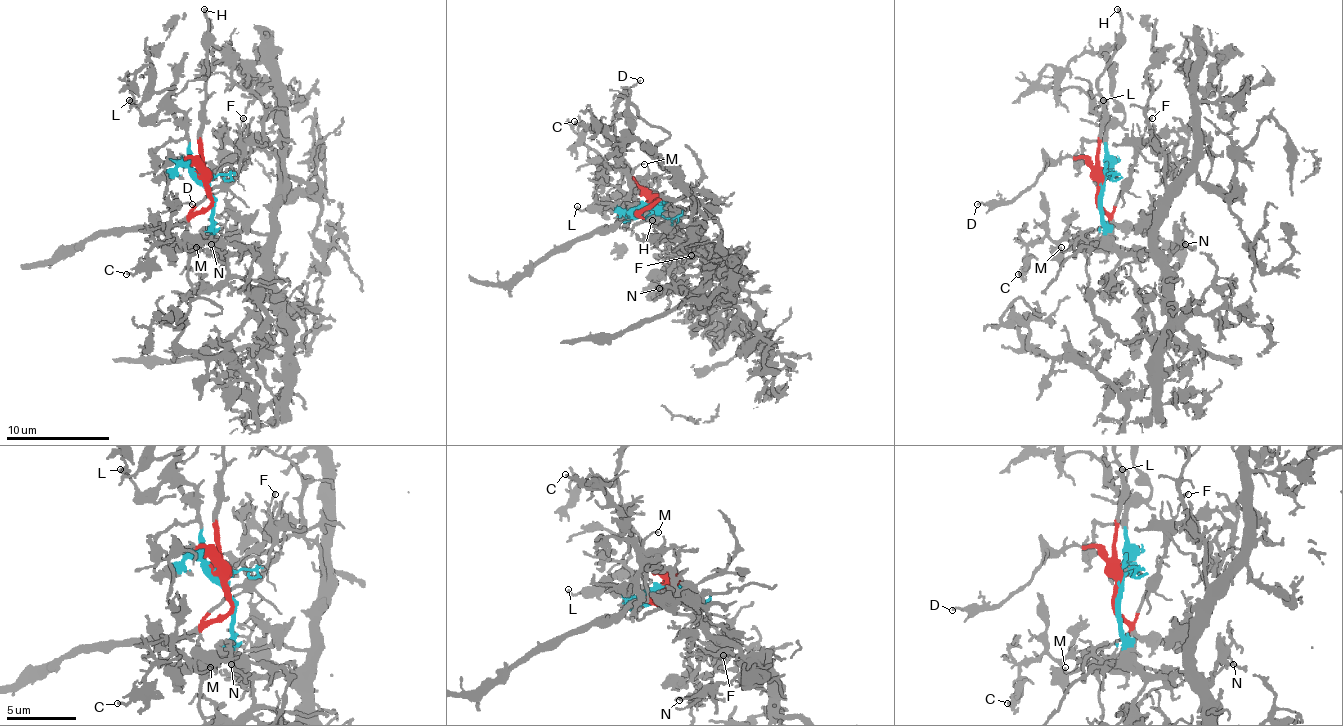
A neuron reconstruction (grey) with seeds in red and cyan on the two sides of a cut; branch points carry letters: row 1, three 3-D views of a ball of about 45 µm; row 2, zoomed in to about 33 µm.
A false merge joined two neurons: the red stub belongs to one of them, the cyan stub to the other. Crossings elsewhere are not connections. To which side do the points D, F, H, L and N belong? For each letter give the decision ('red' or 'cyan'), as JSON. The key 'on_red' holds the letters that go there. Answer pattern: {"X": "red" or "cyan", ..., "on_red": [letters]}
{"D": "red", "F": "red", "H": "red", "L": "cyan", "N": "cyan", "on_red": ["D", "F", "H"]}

